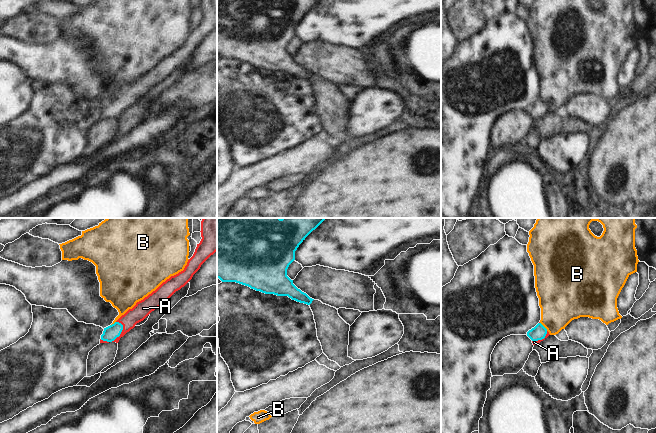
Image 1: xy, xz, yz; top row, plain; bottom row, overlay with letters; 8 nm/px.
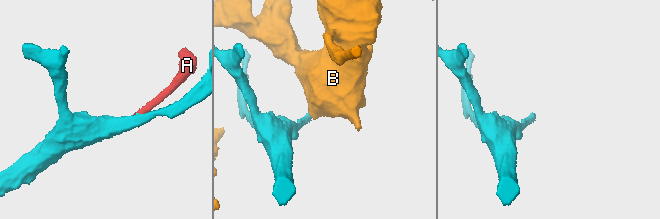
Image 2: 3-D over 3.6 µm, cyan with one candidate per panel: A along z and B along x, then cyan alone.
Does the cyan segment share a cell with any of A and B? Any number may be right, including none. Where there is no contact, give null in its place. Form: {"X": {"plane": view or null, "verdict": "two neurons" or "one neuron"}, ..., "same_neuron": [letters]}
{"A": {"plane": "xy", "verdict": "one neuron"}, "B": {"plane": "yz", "verdict": "two neurons"}, "same_neuron": ["A"]}

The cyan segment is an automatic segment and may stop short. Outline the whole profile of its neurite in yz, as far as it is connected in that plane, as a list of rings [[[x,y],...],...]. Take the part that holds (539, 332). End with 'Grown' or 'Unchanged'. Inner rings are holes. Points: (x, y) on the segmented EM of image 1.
[[[540,322],[527,332],[527,336],[532,340],[533,345],[545,340],[549,335],[547,329]]]. Grown

